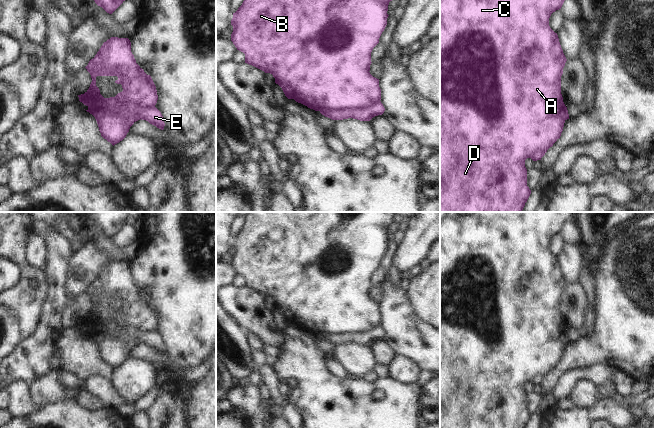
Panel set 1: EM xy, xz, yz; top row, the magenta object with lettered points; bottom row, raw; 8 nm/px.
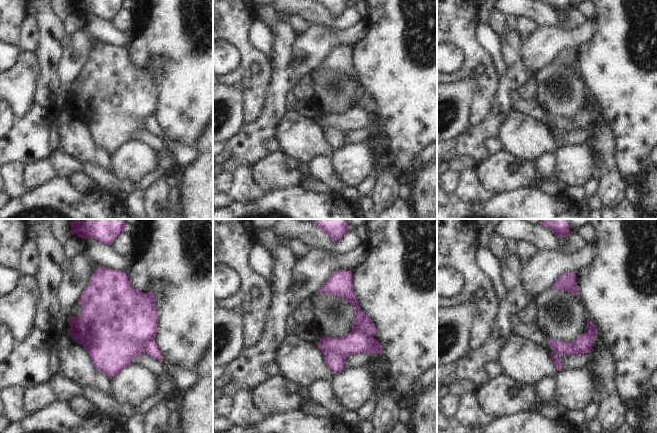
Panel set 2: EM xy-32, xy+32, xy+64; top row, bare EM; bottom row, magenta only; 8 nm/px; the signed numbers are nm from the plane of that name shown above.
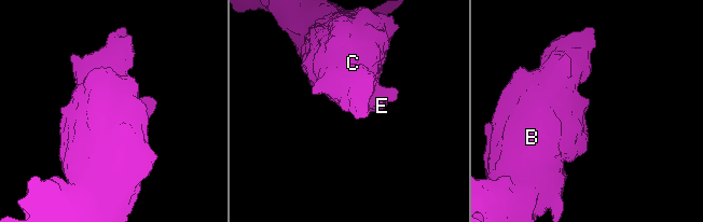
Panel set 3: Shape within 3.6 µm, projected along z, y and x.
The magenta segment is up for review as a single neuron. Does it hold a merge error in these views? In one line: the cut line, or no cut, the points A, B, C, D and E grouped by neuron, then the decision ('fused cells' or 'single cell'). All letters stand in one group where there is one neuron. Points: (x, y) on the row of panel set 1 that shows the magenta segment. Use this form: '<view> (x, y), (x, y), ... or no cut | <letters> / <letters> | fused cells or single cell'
xy (154, 106), (124, 103), (97, 114) | A B C D / E | fused cells

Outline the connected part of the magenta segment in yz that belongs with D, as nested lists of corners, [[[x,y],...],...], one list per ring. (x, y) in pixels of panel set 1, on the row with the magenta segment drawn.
[[[440,0],[440,212],[522,212],[531,190],[527,186],[525,160],[541,160],[547,150],[560,138],[565,120],[561,112],[565,107],[561,94],[561,76],[567,61],[557,33],[549,26],[553,12],[561,9],[565,0]]]

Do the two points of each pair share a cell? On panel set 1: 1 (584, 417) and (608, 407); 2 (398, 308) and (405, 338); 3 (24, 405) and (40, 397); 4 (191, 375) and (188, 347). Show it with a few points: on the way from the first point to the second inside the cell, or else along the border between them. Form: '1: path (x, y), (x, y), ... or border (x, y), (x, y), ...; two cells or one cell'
1: path (590, 415), (602, 410); one cell
2: path (398, 315), (398, 320), (404, 331); one cell
3: border (28, 383), (28, 396), (38, 408); two cells
4: border (204, 361), (184, 367), (181, 370), (180, 379); two cells

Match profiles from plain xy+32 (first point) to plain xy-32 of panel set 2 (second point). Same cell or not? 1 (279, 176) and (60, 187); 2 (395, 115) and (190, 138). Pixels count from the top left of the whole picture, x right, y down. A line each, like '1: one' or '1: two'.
1: two
2: one

